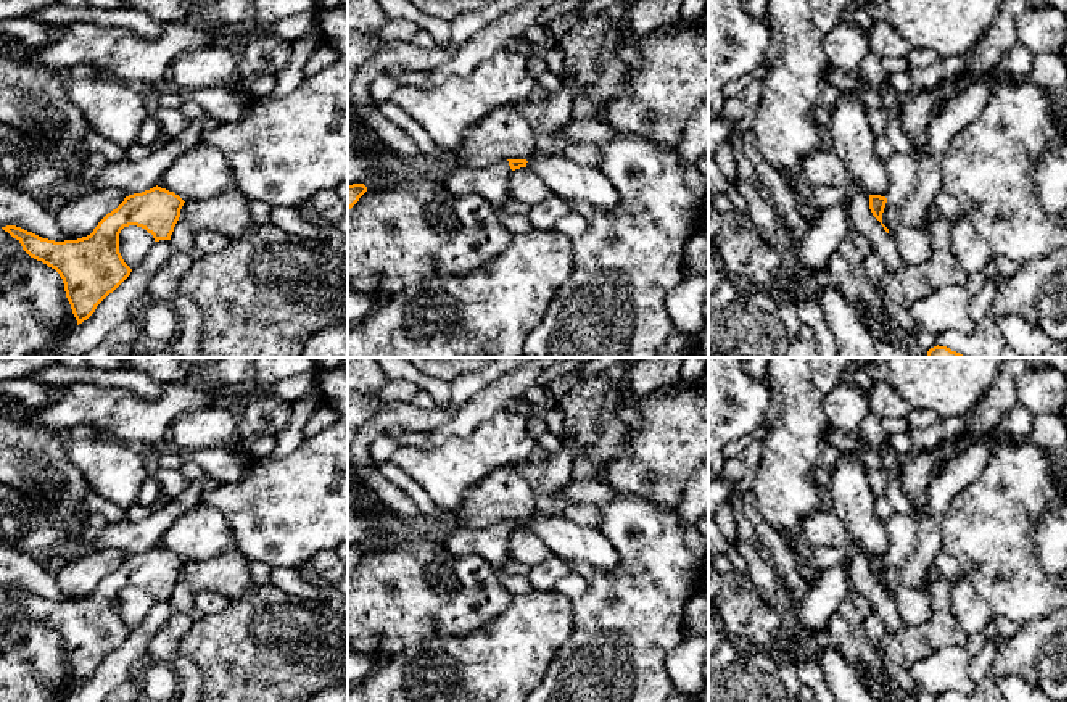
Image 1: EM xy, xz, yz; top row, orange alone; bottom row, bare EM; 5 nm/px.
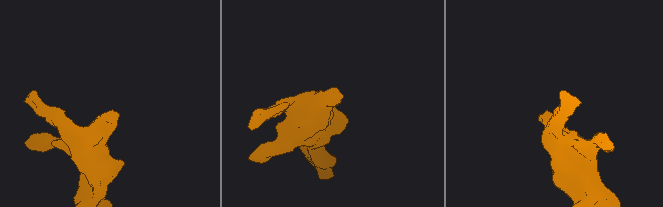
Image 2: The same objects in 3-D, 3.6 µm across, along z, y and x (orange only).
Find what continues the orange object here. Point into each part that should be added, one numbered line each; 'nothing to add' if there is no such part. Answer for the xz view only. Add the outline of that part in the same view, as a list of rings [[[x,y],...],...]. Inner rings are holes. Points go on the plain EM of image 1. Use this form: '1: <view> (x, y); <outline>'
nothing to add

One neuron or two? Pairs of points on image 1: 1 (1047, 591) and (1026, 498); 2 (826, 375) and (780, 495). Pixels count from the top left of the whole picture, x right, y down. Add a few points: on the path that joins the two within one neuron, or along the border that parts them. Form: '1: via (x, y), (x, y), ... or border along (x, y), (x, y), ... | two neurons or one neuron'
1: via (1024, 569), (1021, 565), (1021, 520) | one neuron
2: border along (810, 374), (812, 384), (823, 395) | two neurons

